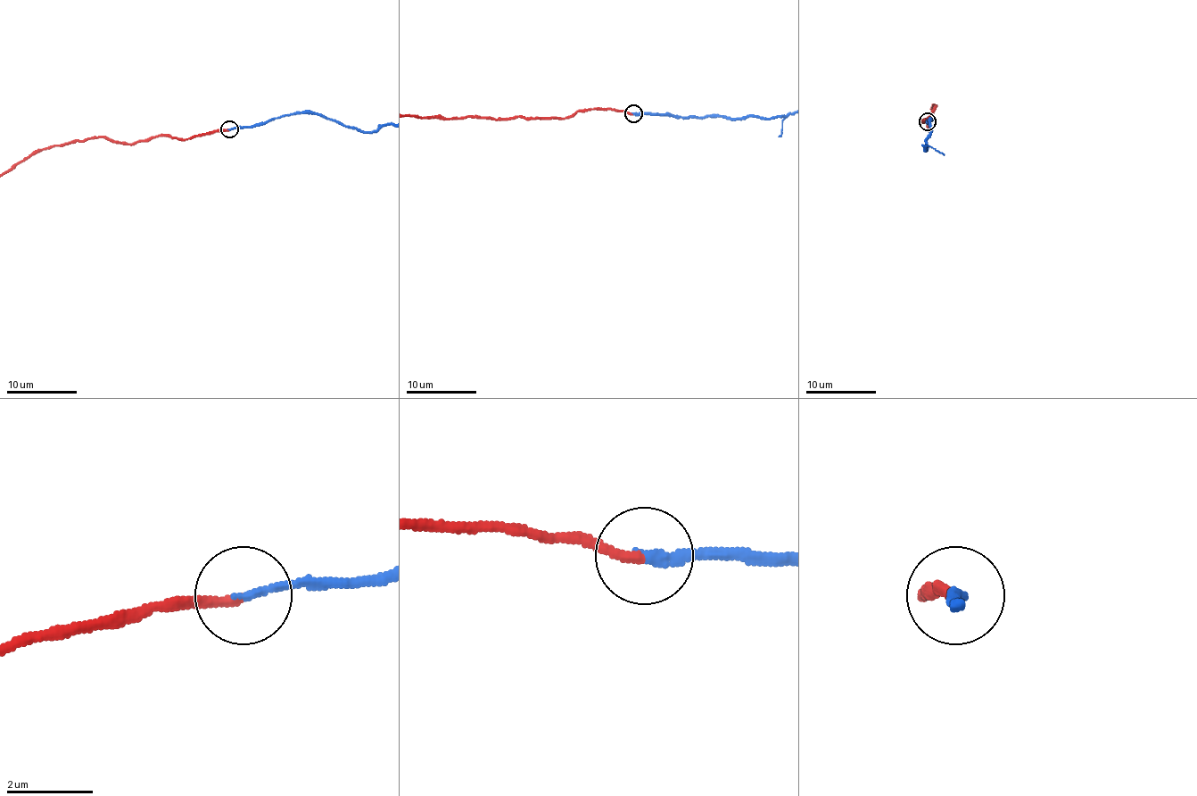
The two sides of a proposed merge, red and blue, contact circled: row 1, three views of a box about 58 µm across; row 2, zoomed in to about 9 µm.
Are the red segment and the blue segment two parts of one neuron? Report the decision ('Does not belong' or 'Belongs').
Belongs

